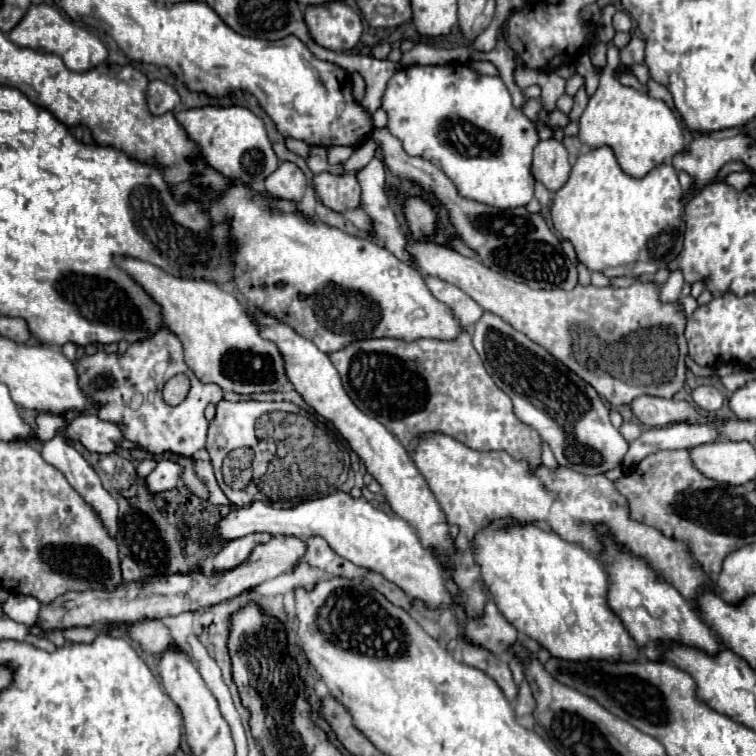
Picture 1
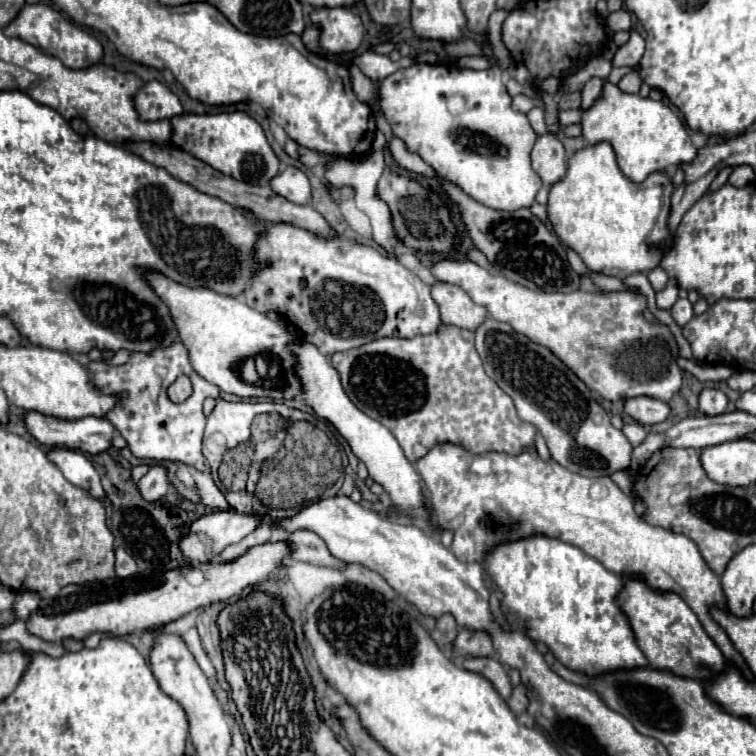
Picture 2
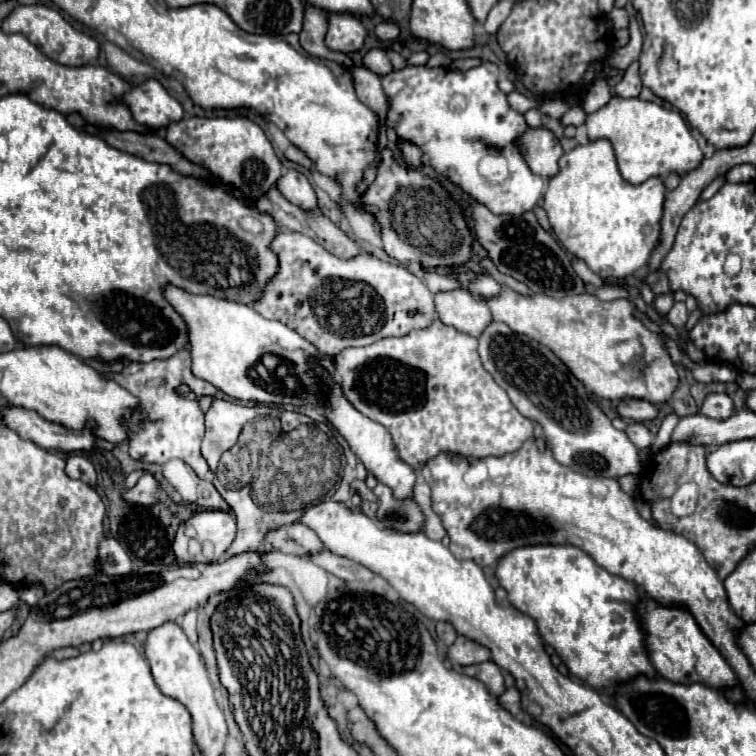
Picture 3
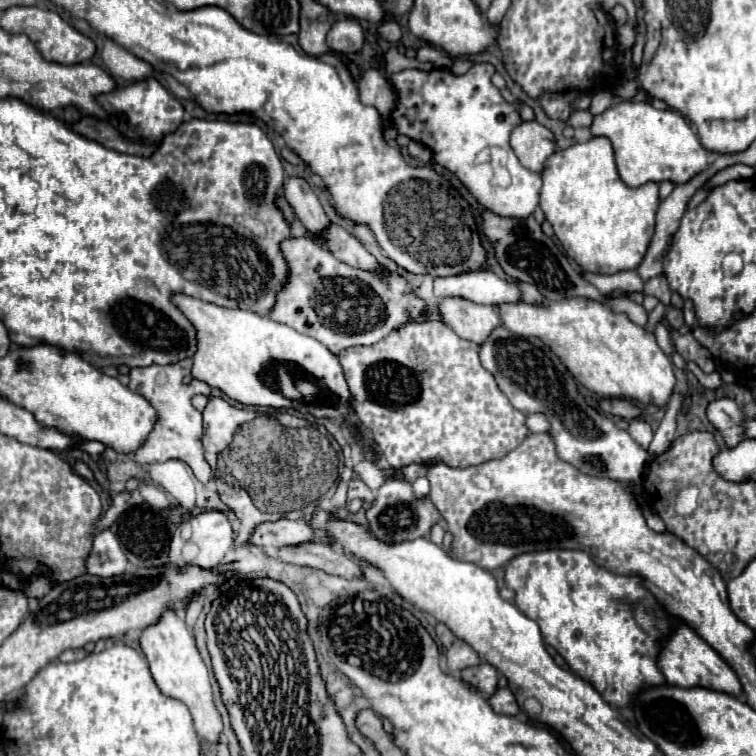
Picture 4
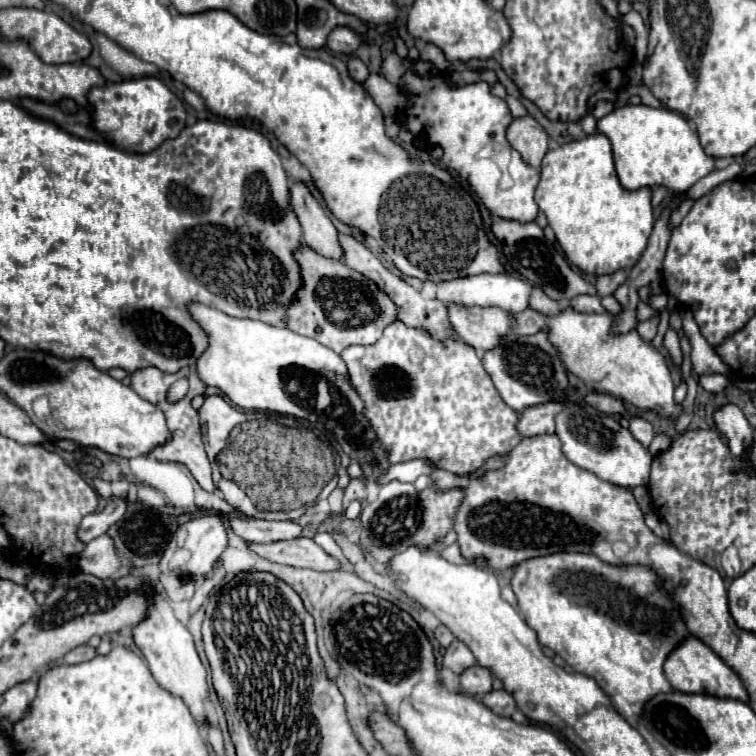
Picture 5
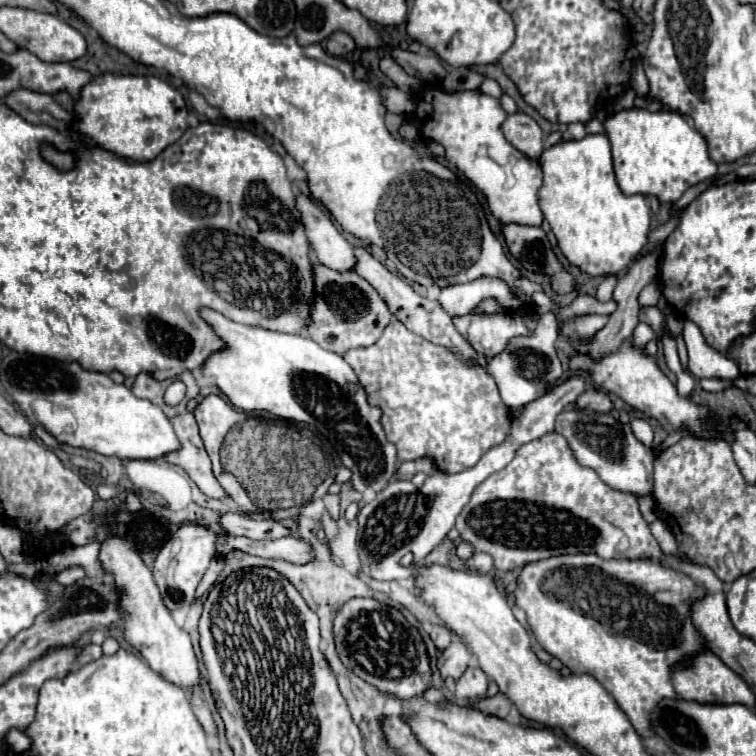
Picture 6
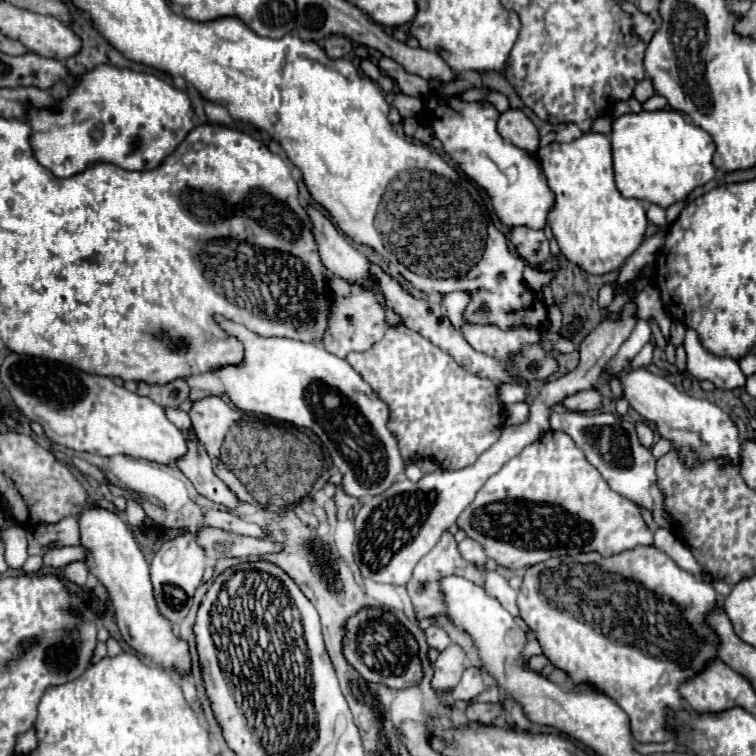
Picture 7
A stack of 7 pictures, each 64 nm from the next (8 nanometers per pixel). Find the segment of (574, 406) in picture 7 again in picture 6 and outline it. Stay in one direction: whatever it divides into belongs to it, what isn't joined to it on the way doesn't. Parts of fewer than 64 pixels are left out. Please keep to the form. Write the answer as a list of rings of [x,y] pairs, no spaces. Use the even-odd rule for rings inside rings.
[[[586,390],[578,400],[576,400],[578,408],[586,408],[586,410],[594,410],[594,412],[610,412],[614,410],[614,404],[610,400],[610,396],[602,390]]]

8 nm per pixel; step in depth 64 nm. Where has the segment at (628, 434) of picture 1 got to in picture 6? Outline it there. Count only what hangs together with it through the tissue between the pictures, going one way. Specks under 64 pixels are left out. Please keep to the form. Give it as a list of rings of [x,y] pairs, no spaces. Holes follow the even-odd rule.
[[[634,418],[634,420],[632,420],[632,432],[634,432],[634,436],[636,436],[644,446],[652,448],[652,438],[654,438],[654,434],[652,434],[652,428],[650,428],[650,424],[648,424],[646,420]]]

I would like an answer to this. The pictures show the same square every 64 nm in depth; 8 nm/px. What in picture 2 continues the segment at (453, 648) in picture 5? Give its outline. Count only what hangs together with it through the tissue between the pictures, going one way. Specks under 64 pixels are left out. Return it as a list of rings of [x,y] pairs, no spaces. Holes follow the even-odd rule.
[[[460,628],[458,638],[454,642],[454,654],[494,656],[496,650],[492,646],[492,638],[488,636],[488,632],[468,632],[468,628]]]

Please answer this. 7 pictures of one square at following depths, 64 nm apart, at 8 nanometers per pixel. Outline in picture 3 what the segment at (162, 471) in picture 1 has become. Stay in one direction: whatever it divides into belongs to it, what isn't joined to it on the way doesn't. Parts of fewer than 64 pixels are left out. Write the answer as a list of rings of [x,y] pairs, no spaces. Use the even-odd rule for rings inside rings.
[[[146,472],[138,480],[138,484],[134,488],[130,488],[130,490],[124,492],[124,500],[126,502],[134,502],[134,504],[146,504],[146,506],[150,506],[150,504],[158,502],[160,494],[162,494],[162,490],[160,490],[158,480],[154,478],[154,474]]]

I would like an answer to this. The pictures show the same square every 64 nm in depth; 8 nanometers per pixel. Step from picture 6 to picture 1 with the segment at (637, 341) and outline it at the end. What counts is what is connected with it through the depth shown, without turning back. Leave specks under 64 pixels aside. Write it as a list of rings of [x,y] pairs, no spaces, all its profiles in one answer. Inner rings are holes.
[[[672,270],[668,282],[662,286],[662,292],[660,292],[662,302],[674,302],[674,300],[680,296],[682,286],[684,286],[684,276],[682,276],[682,272],[680,272],[680,270]]]

